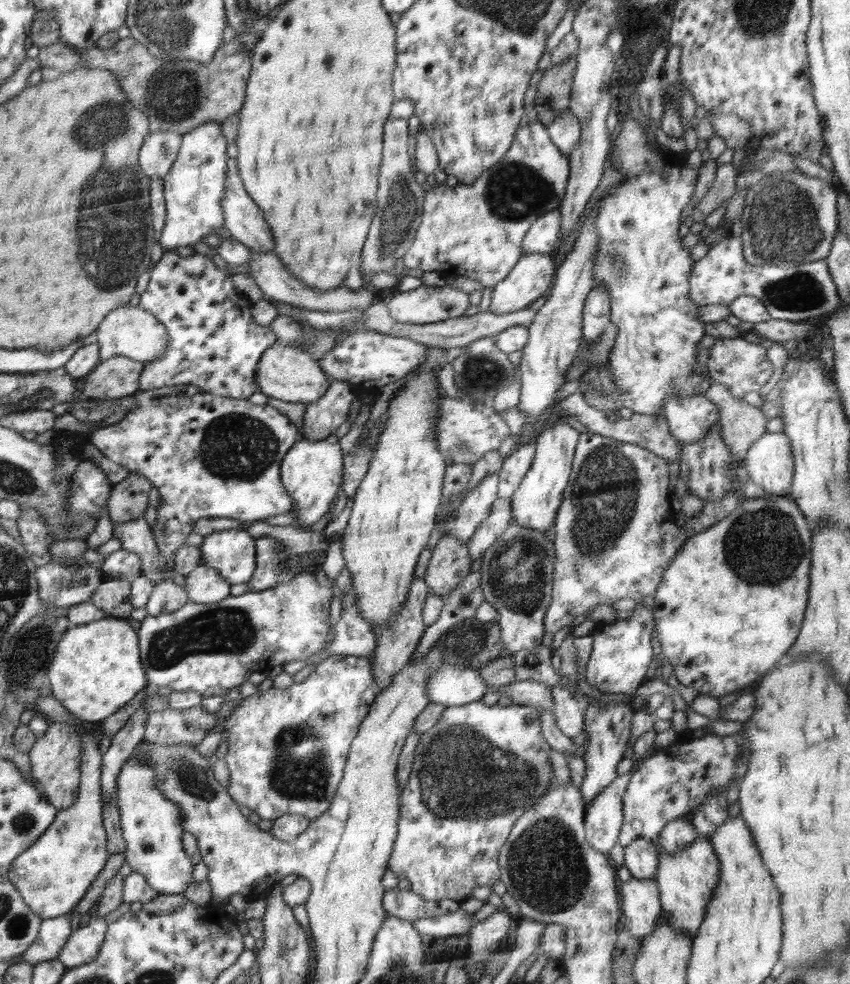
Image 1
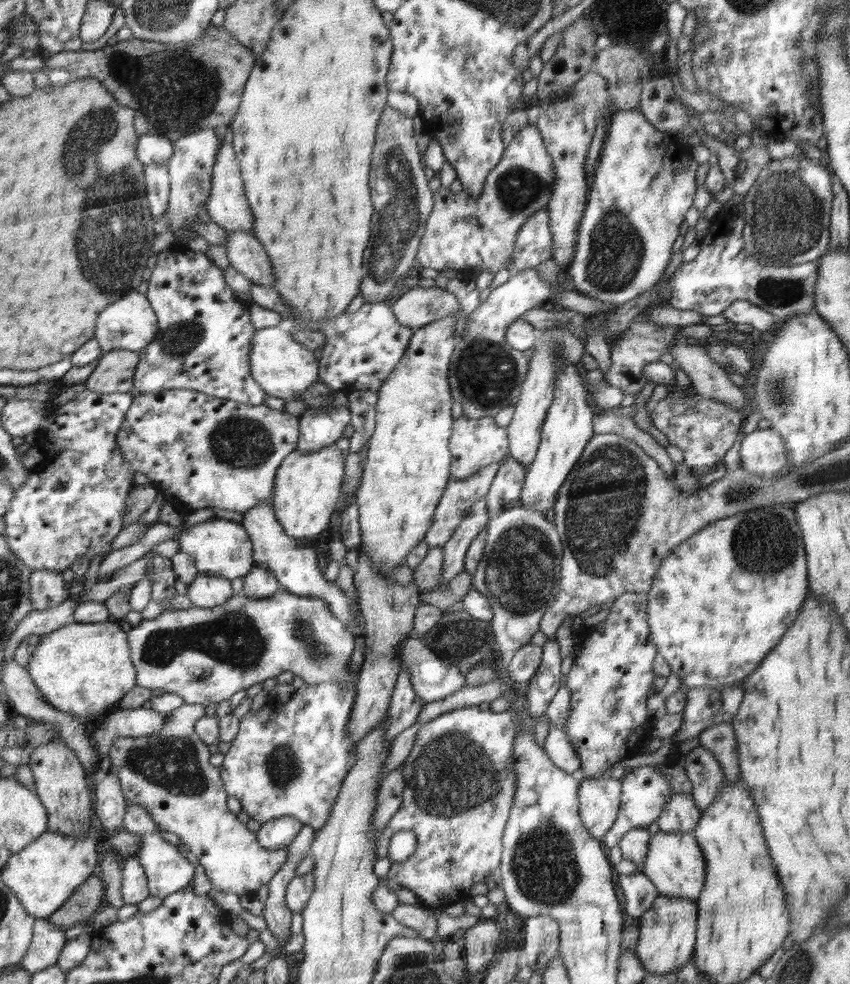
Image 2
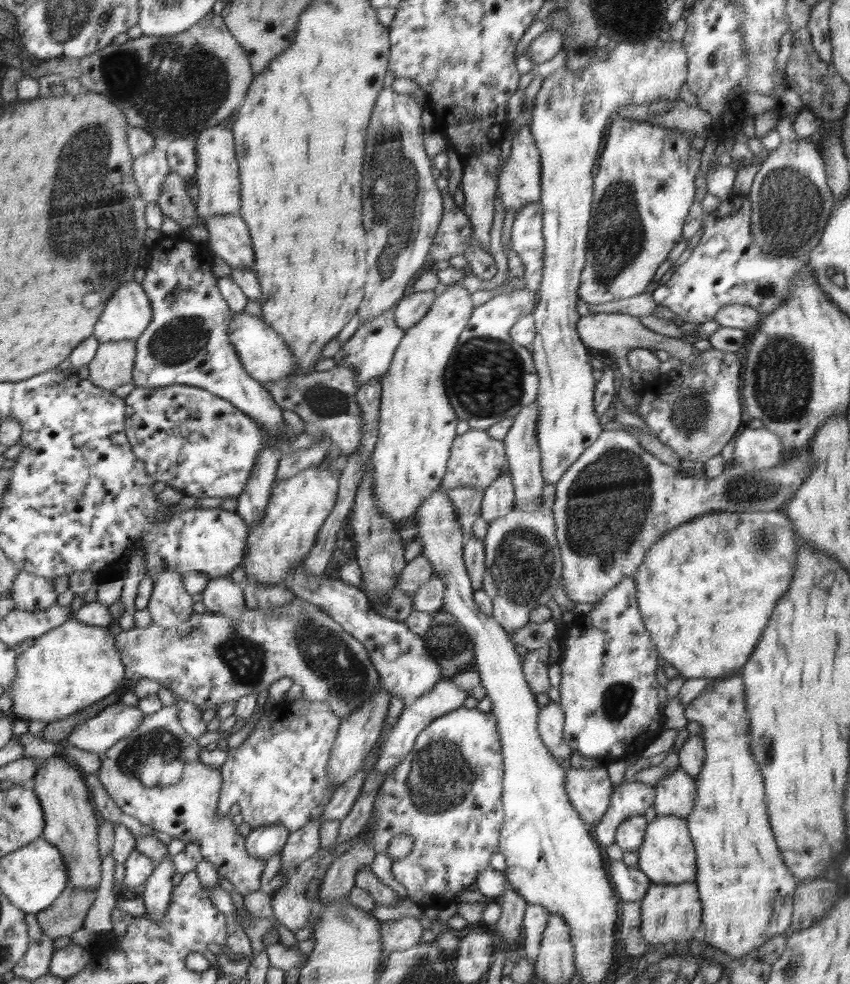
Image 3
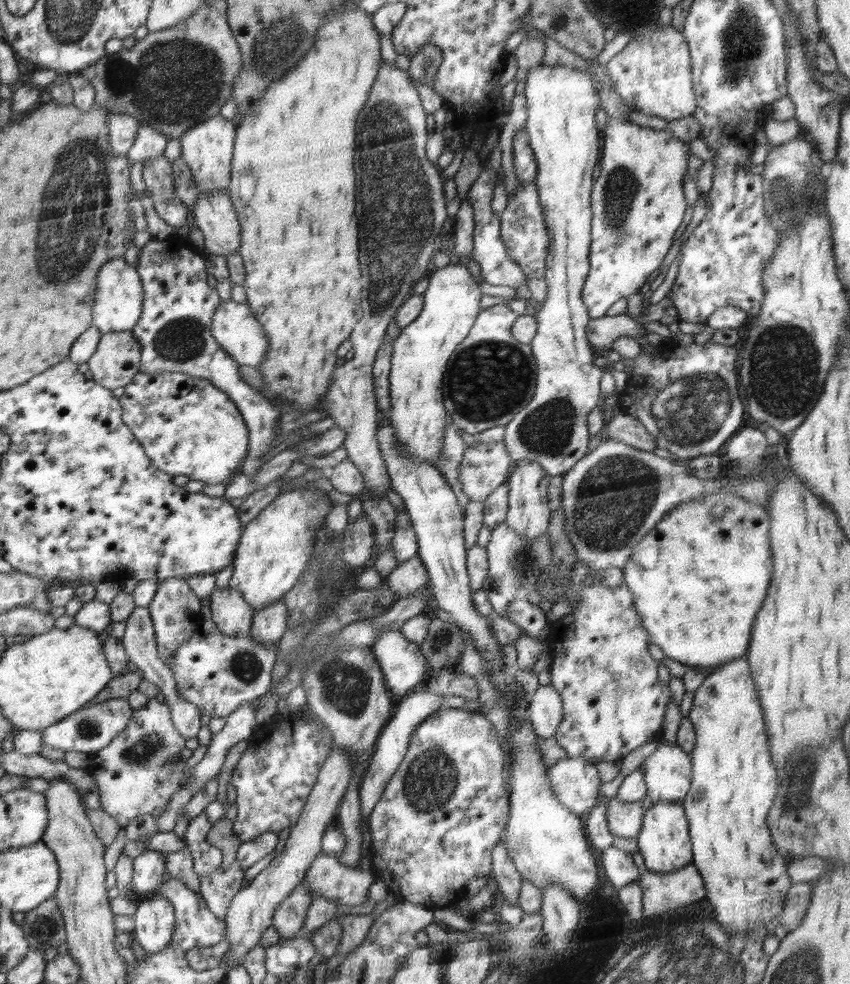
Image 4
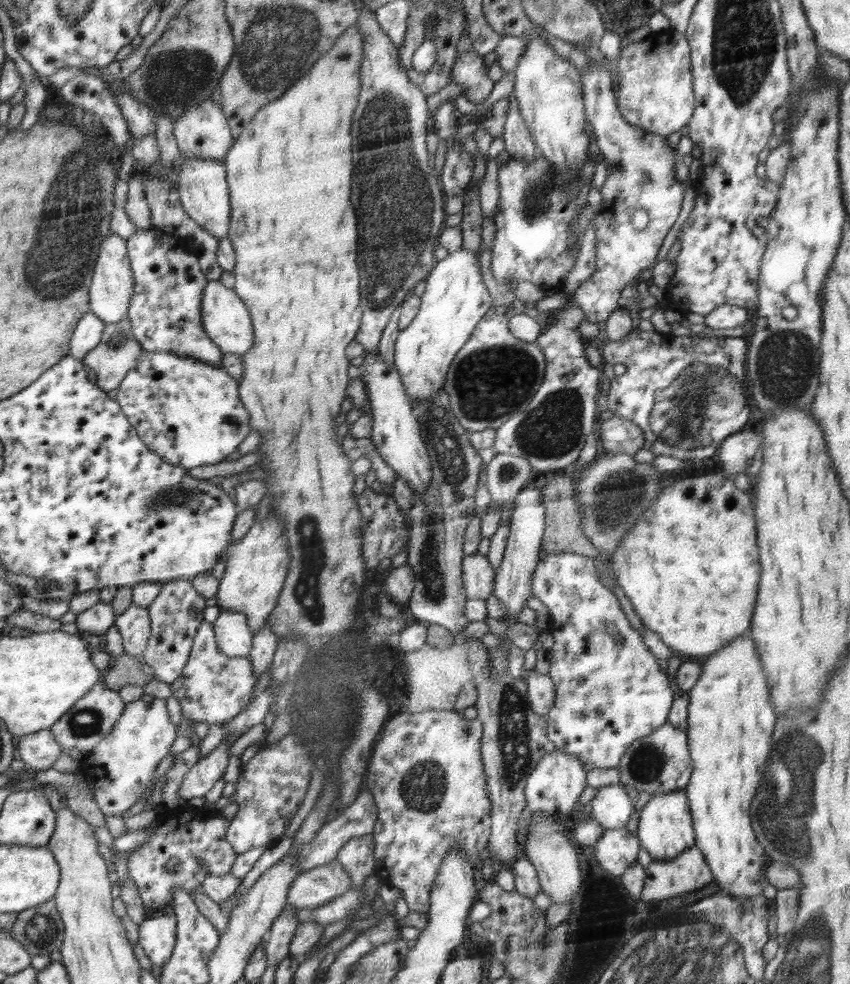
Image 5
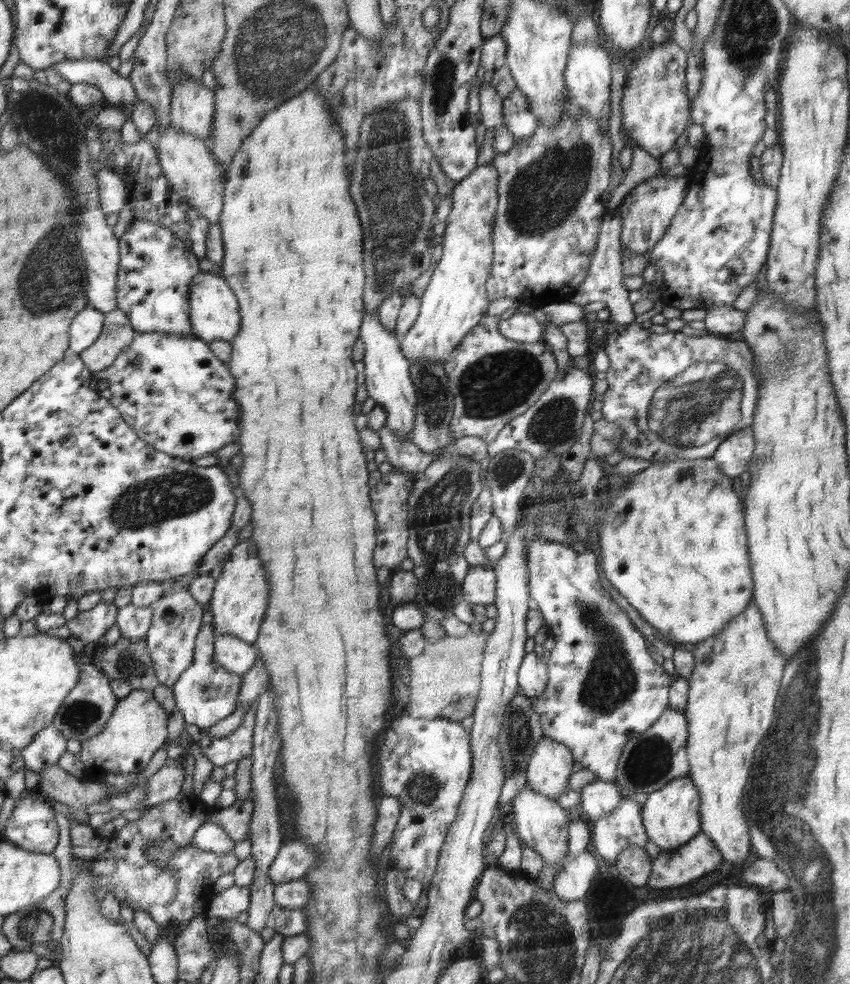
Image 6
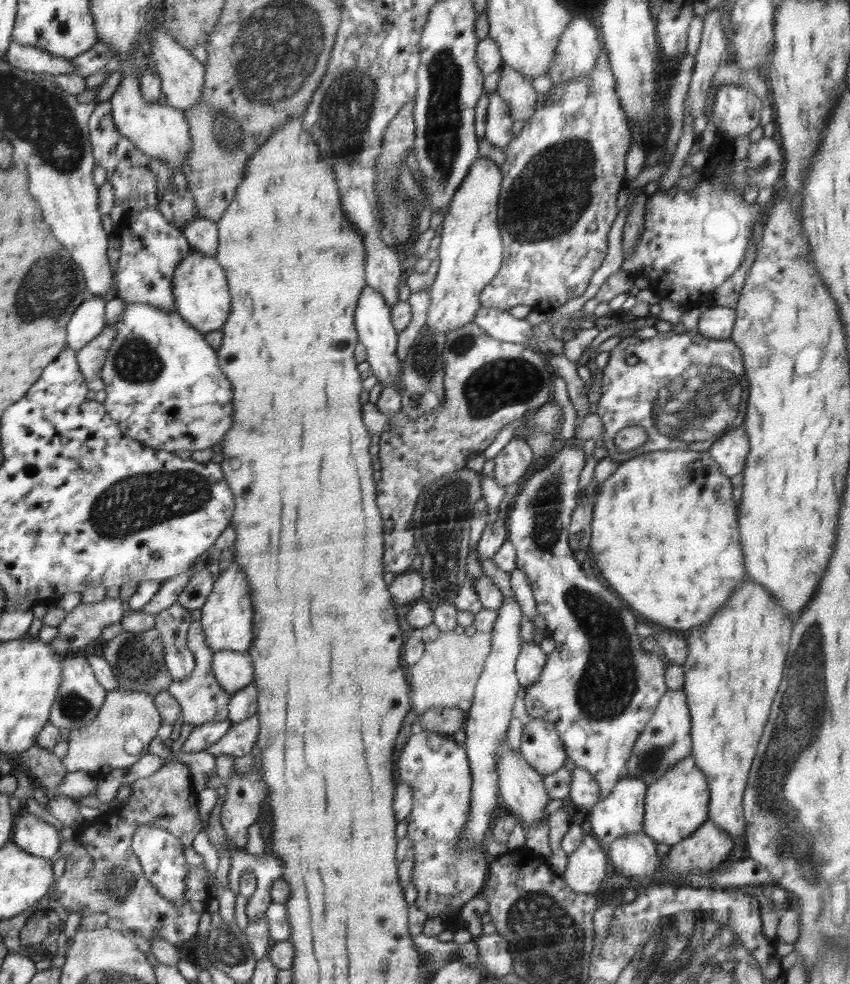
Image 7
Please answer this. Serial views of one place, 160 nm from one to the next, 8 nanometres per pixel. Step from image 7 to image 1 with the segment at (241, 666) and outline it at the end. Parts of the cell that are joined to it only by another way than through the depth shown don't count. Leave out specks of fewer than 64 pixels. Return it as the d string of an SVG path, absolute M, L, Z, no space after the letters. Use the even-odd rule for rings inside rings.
M202 563L187 574L184 590L189 602L210 604L231 596L231 585L215 568Z

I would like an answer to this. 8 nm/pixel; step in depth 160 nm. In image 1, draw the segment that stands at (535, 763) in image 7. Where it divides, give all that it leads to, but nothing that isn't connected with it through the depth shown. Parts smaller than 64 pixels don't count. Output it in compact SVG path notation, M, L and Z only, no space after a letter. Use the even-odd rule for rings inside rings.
M628 773L617 777L598 796L594 797L592 804L586 806L584 815L585 839L588 844L598 852L609 854L618 842L623 823L623 796L631 776Z

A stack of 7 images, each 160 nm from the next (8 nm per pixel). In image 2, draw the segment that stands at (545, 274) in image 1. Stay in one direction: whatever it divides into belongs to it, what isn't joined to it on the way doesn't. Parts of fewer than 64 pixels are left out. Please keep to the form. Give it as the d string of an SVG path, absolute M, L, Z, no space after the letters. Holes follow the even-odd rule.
M525 268L520 272L512 273L507 282L493 289L487 299L467 316L467 325L460 339L455 343L455 349L449 366L449 386L451 397L460 402L462 412L470 418L481 419L483 416L494 417L500 410L510 405L515 405L522 384L526 378L529 359L524 357L522 351L517 351L505 341L505 332L516 318L527 310L545 305L554 290L559 289L556 282L548 282L540 279L537 268Z

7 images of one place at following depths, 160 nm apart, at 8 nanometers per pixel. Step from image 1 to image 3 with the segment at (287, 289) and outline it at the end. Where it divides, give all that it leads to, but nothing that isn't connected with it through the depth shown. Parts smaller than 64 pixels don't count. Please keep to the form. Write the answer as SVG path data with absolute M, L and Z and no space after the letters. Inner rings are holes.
M239 215L211 216L205 223L205 245L215 257L220 257L231 268L252 270L255 266L252 237L245 219Z

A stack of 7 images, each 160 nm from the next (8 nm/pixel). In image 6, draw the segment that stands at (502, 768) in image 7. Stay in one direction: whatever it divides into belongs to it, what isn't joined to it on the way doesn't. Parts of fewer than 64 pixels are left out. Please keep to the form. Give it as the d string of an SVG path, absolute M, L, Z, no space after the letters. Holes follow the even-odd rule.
M529 784L514 797L509 805L509 821L519 837L522 846L535 850L544 861L546 867L558 865L568 852L569 824L566 813L560 805L551 798L535 792Z

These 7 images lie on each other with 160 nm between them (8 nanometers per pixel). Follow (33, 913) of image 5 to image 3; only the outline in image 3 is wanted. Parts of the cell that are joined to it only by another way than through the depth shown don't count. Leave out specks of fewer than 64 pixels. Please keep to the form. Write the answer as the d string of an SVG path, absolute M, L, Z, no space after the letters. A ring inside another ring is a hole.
M69 884L50 907L36 914L42 932L54 941L84 928L83 920L96 897L96 889L77 889Z

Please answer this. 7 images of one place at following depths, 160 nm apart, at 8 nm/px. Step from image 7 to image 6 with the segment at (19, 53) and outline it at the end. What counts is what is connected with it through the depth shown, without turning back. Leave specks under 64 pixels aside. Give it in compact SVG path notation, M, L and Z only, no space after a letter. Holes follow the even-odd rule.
M96 59L63 60L54 70L70 83L88 83L97 86L112 107L133 110L138 98L132 81L118 75L108 62Z

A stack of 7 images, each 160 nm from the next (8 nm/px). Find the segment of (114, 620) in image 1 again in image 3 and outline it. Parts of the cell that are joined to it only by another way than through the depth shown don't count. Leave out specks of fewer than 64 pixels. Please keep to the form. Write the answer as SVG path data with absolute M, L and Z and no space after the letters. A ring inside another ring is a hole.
M73 618L63 626L36 638L32 647L17 655L16 671L15 681L6 690L13 702L10 712L14 714L14 718L27 722L34 720L50 724L65 719L68 715L106 699L126 683L124 664L120 660L115 637L108 628L90 626Z

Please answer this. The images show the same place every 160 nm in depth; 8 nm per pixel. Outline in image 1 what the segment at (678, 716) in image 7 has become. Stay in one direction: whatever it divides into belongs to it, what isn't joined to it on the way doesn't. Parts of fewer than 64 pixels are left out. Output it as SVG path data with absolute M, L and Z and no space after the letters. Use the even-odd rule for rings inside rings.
M677 818L669 822L658 835L659 851L676 854L688 848L699 834L688 818Z

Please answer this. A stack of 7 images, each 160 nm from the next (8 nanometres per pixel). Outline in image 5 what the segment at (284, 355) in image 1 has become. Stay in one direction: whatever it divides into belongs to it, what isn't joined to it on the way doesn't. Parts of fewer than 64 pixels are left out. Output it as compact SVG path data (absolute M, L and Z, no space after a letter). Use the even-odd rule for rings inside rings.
M210 280L203 291L201 303L202 320L206 334L218 345L222 352L235 355L247 354L255 344L255 328L245 301L232 288L226 288L219 280Z

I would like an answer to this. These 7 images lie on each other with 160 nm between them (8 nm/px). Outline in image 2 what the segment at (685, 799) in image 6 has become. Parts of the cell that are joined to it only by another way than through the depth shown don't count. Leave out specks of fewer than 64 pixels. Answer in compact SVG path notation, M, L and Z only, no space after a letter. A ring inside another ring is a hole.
M662 832L651 837L643 867L640 869L666 898L689 898L698 900L705 883L704 862L700 845L690 832Z

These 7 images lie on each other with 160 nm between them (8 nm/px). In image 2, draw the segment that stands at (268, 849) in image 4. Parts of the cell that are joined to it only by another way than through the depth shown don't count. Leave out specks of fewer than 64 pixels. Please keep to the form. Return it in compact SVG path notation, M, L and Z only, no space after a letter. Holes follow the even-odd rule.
M281 816L261 825L256 833L259 845L267 849L281 849L298 836L304 823L293 816Z

